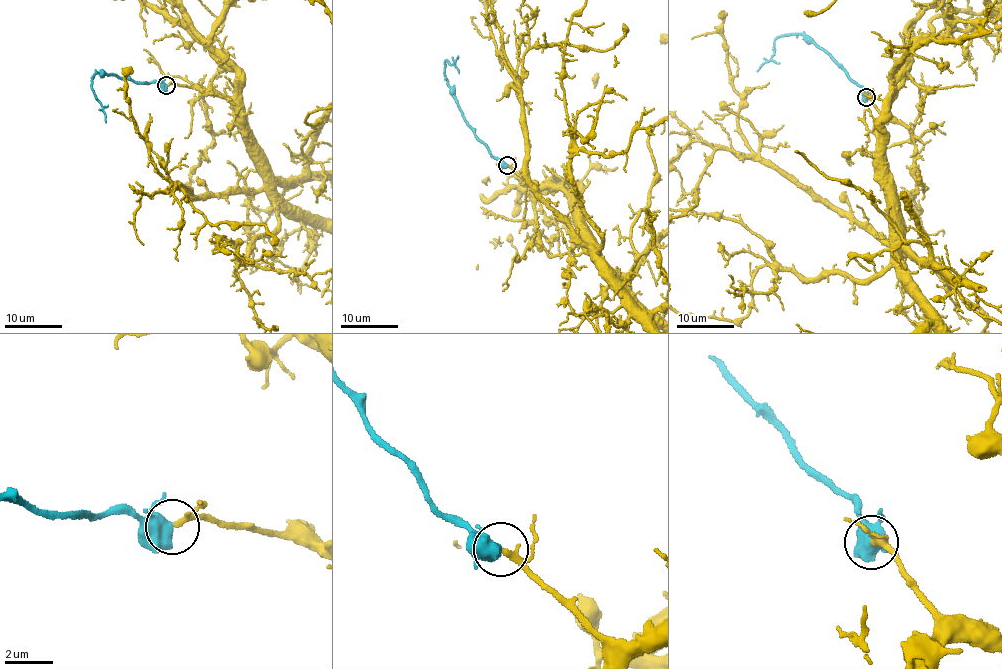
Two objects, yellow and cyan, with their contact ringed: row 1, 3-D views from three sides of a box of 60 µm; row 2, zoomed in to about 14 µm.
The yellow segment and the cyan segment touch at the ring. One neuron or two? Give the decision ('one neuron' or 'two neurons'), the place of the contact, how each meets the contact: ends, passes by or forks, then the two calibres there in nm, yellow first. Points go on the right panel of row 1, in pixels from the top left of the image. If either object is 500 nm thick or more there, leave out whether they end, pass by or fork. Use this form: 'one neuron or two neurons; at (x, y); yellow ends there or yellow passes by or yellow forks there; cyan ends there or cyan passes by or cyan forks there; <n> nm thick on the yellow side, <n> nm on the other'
one neuron; at (866, 97); 260 nm thick on the yellow side, 500 nm on the other

